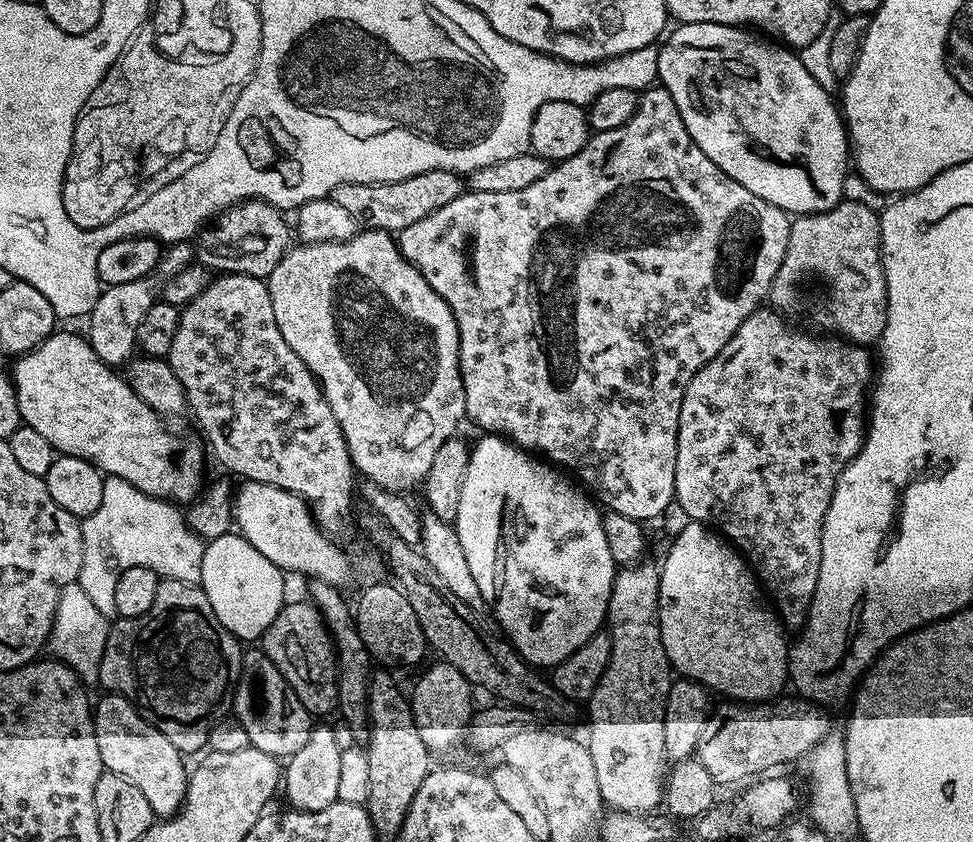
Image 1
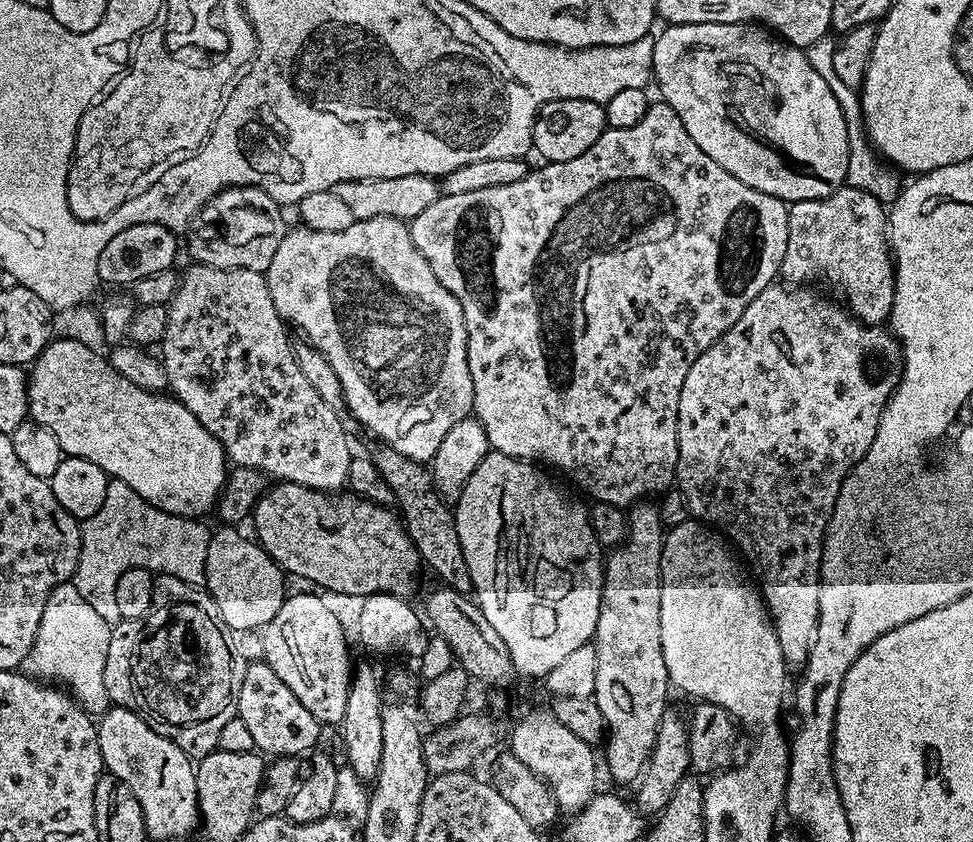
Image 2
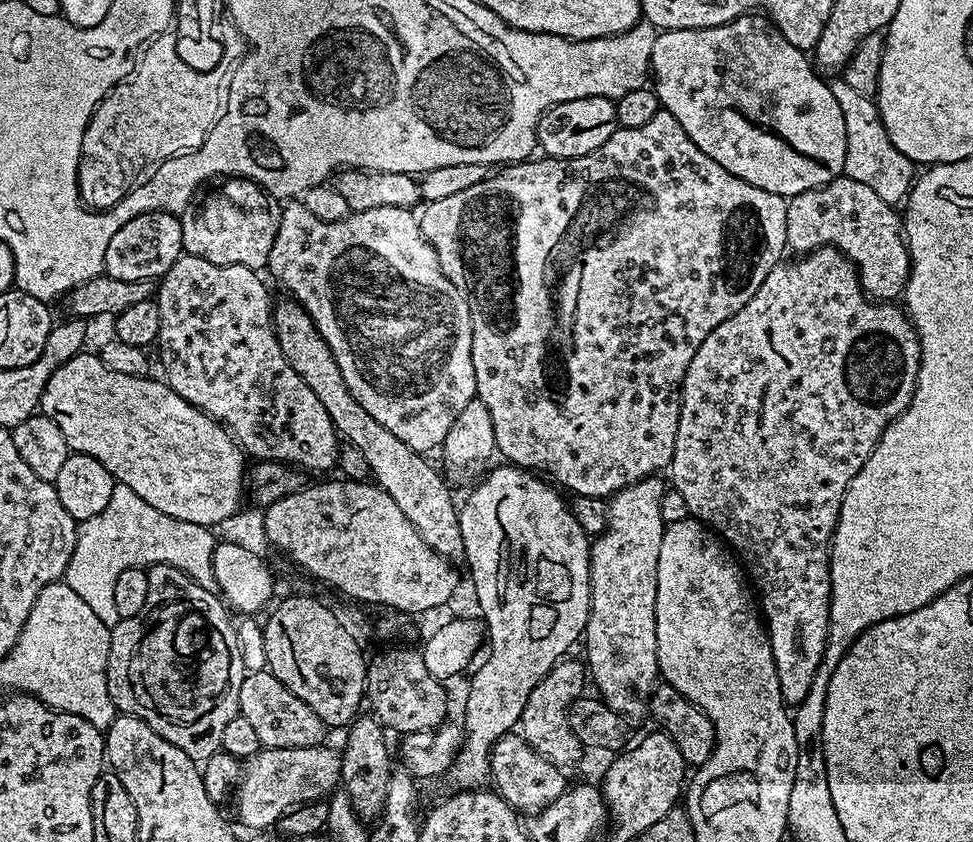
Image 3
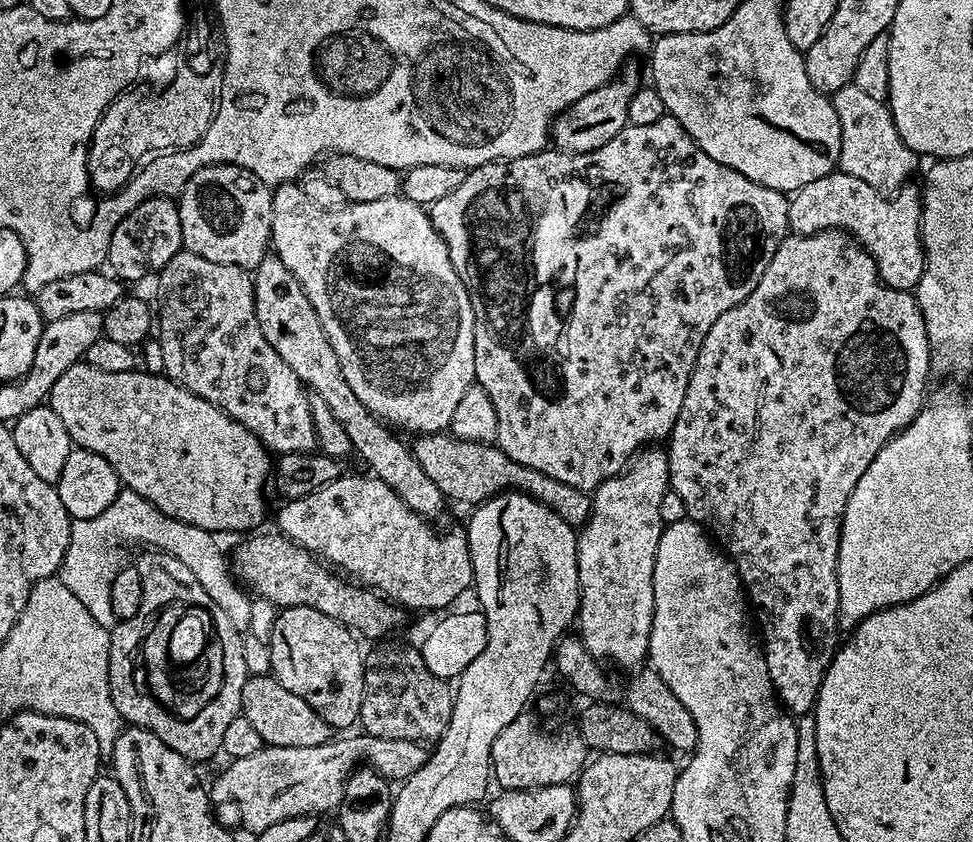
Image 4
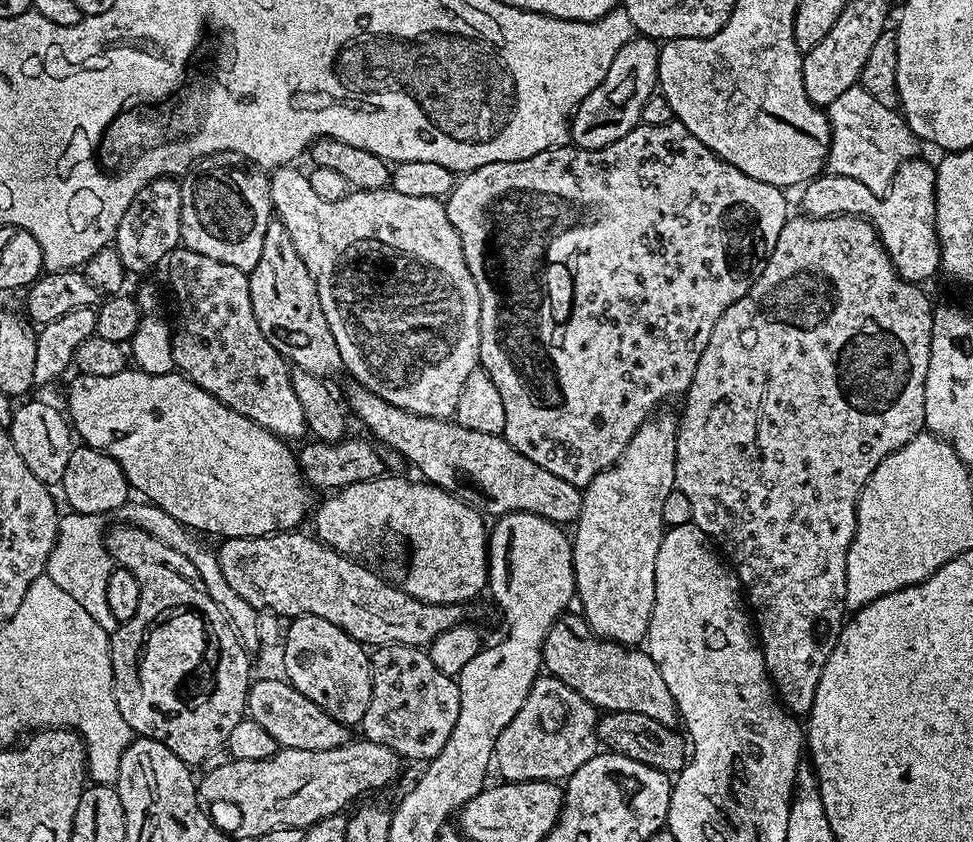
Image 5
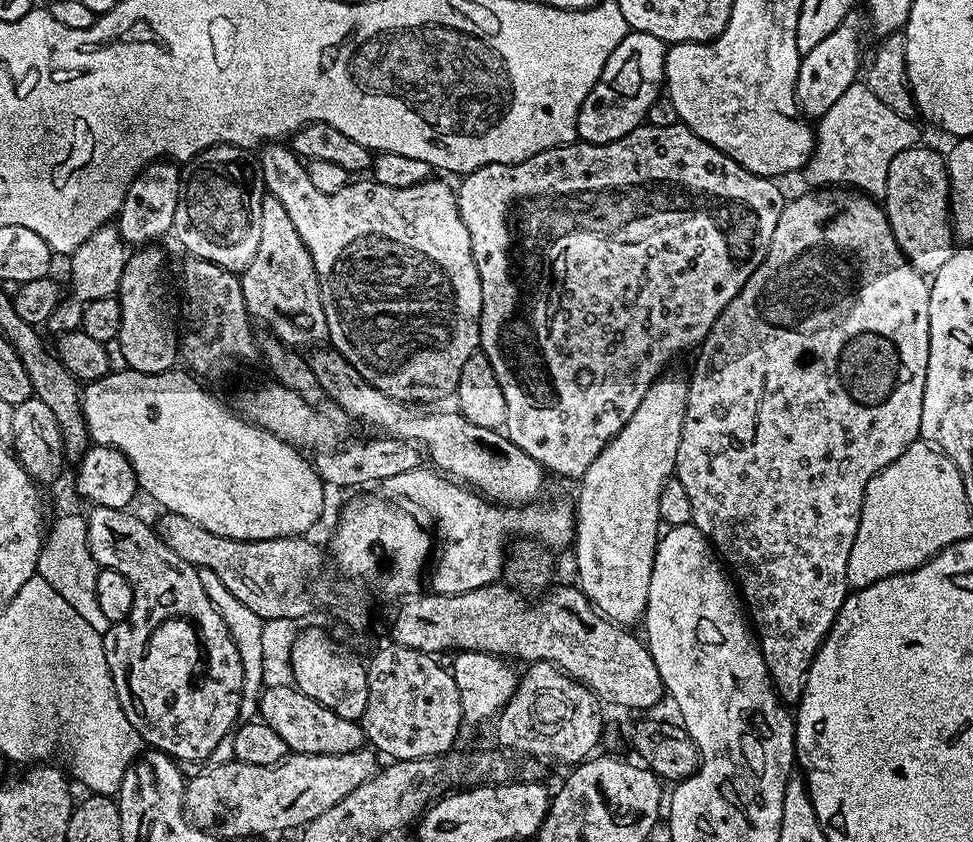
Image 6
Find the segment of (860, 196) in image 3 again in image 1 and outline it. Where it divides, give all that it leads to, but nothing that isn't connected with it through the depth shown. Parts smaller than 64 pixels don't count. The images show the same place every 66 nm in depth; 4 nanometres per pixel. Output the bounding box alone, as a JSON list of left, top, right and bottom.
[791,199,888,346]

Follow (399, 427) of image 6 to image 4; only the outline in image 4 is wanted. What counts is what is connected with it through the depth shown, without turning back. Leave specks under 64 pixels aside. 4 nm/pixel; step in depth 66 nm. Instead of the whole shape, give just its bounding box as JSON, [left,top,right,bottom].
[410,432,592,528]

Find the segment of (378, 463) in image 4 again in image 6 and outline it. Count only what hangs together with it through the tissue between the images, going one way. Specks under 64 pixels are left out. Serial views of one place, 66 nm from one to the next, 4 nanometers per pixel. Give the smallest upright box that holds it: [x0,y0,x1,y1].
[239,195,328,350]

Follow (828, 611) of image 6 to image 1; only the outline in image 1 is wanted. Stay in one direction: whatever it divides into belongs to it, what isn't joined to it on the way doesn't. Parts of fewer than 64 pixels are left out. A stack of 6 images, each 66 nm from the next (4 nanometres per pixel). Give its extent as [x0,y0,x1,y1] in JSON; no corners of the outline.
[674,310,874,629]

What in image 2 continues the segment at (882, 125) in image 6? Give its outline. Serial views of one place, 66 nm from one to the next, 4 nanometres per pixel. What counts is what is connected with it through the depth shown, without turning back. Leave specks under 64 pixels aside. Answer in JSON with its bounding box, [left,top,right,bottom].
[806,35,902,206]

